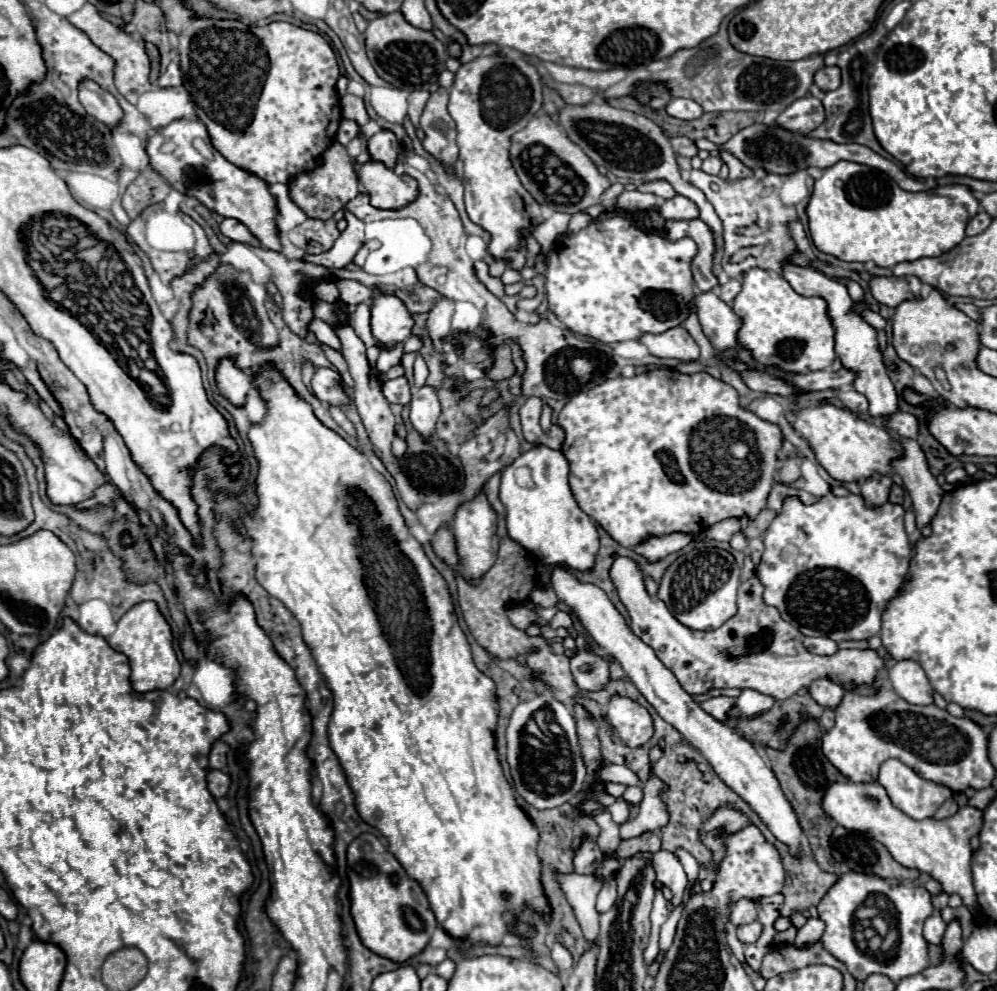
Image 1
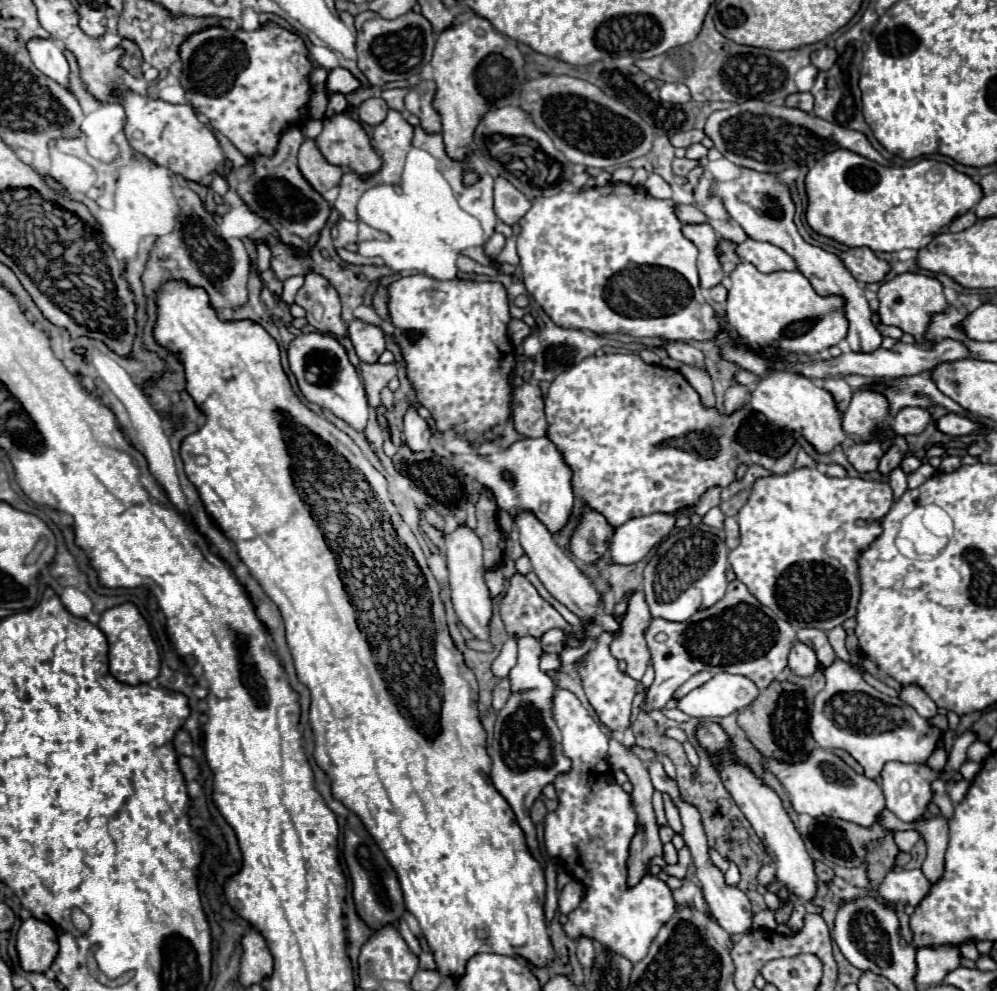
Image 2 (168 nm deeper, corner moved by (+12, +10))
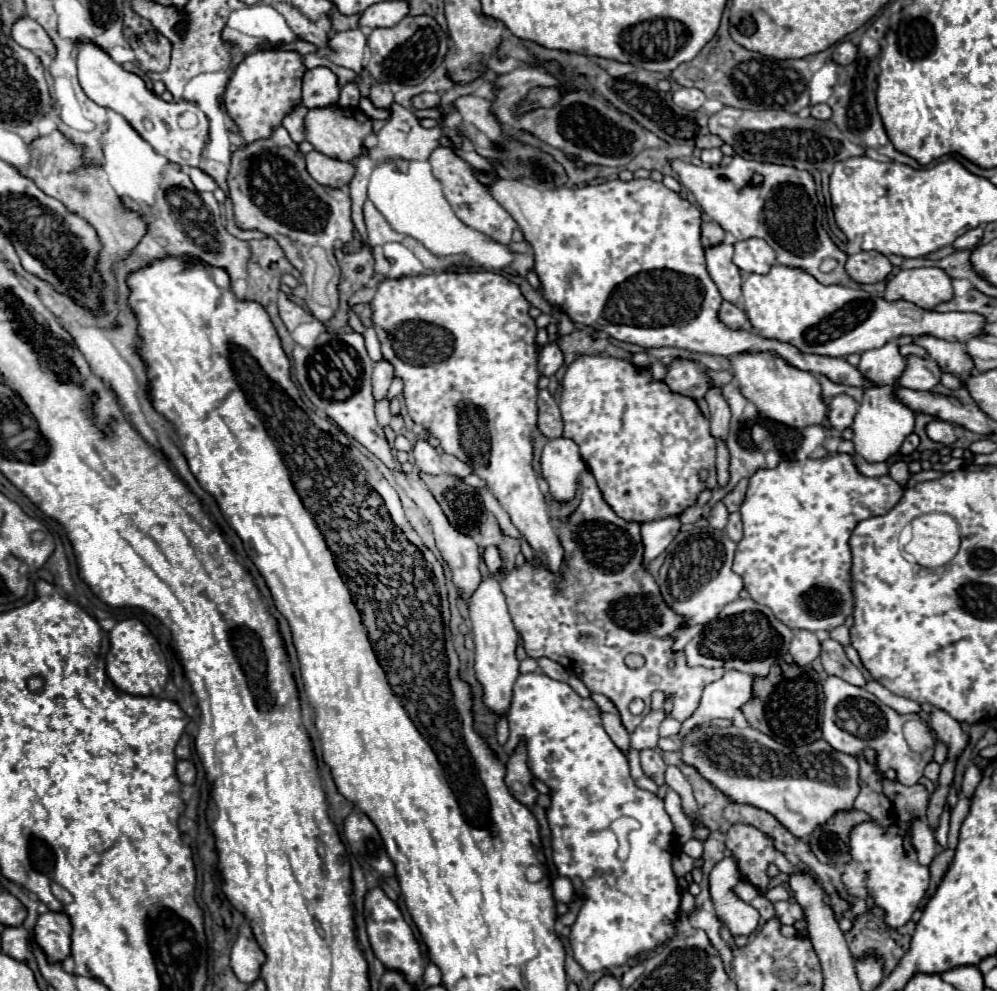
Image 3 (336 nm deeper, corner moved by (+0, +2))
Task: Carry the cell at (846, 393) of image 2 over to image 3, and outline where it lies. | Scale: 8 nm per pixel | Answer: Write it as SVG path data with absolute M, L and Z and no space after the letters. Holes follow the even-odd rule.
M836 395L828 401L828 421L834 429L844 431L852 425L854 415L858 411L858 403L848 395Z

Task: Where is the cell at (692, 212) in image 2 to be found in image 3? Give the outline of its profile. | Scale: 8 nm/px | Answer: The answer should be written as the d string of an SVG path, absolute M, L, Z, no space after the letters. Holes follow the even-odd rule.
M702 223L702 245L704 249L720 245L724 241L724 229L718 223Z

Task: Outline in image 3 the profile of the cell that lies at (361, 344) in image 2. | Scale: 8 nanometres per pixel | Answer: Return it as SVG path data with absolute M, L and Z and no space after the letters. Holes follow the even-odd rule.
M380 361L374 365L374 373L372 373L372 395L374 401L382 401L388 393L388 387L392 383L392 365L388 361Z

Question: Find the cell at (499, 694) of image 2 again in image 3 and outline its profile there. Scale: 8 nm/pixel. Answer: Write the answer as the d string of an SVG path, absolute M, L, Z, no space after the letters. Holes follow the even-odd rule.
M520 673L518 675L518 681L514 685L514 701L512 701L512 707L510 707L510 713L508 713L508 725L510 725L510 737L504 745L504 751L506 755L514 753L514 749L524 743L526 747L526 755L528 755L528 767L532 771L534 777L538 777L540 781L544 781L552 791L550 791L550 807L546 809L546 817L548 817L548 825L550 825L550 831L552 831L552 849L554 849L554 863L558 867L558 873L562 877L568 877L574 885L574 893L576 893L576 899L580 899L580 909L578 909L578 915L576 915L576 921L574 925L570 927L570 935L568 935L568 943L570 943L570 949L572 949L572 955L576 959L576 963L586 971L586 973L598 973L598 971L604 971L604 969L612 969L612 967L622 967L626 963L630 963L630 959L634 957L644 957L648 955L650 951L654 951L660 943L666 943L670 937L676 935L676 919L678 919L678 913L680 913L680 887L678 887L678 881L674 877L674 871L672 871L672 859L676 855L676 845L674 843L674 825L668 817L668 813L664 811L664 801L660 797L656 797L654 793L650 791L644 791L640 789L632 775L630 775L630 763L628 763L628 757L626 753L622 753L614 741L610 741L608 733L602 729L602 719L600 719L600 711L598 707L594 705L592 699L582 699L570 685L562 683L562 681L556 681L556 679L550 679L546 677L544 673ZM608 807L622 807L622 815L628 815L633 819L640 821L640 827L629 831L628 843L629 854L626 861L620 861L616 857L616 837L614 837L614 843L608 843L608 833L612 835L612 829L608 825L608 819L610 819L610 813L608 813Z

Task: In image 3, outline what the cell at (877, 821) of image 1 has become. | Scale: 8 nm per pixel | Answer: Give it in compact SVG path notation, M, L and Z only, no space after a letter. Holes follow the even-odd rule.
M704 725L704 727L692 729L688 735L682 737L680 753L682 753L684 765L694 767L706 781L714 785L714 789L724 793L730 801L740 803L740 805L754 805L774 815L776 821L784 825L798 839L808 837L812 829L826 823L836 811L852 809L854 799L860 789L858 787L858 759L832 749L824 739L818 739L808 745L788 747L760 731L754 731L752 727L738 729L734 725L730 727Z

